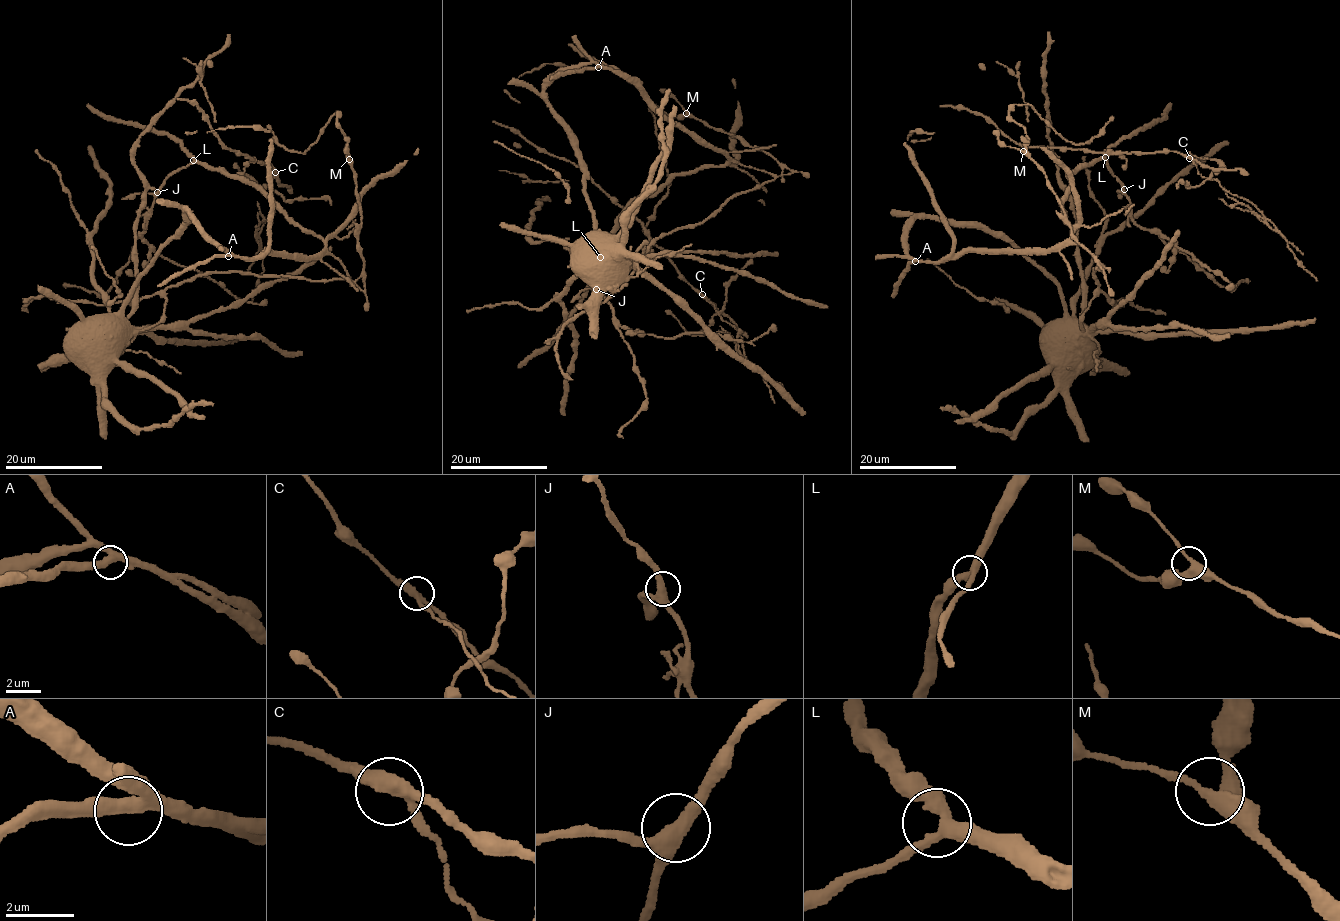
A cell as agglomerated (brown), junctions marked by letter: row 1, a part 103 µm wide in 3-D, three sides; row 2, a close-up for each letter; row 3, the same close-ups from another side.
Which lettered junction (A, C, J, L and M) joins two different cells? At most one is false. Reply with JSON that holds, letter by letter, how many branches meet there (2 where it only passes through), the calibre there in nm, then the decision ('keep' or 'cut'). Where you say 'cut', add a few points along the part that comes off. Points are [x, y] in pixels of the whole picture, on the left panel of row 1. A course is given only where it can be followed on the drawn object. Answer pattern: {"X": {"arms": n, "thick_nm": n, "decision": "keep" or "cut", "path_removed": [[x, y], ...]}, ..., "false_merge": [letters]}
{"A": {"arms": 3, "thick_nm": 360, "decision": "keep"}, "C": {"arms": 3, "thick_nm": 340, "decision": "cut", "path_removed": [[275, 172], [271, 194], [275, 211], [259, 236], [264, 271], [252, 301]]}, "J": {"arms": 3, "thick_nm": 360, "decision": "keep"}, "L": {"arms": 3, "thick_nm": 360, "decision": "keep"}, "M": {"arms": 3, "thick_nm": 360, "decision": "keep"}, "false_merge": ["C"]}

